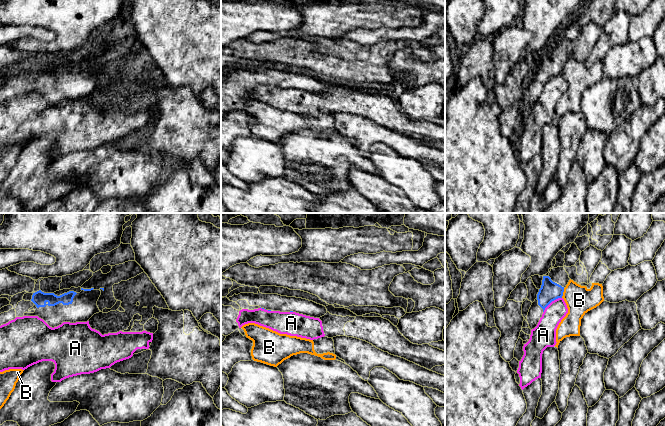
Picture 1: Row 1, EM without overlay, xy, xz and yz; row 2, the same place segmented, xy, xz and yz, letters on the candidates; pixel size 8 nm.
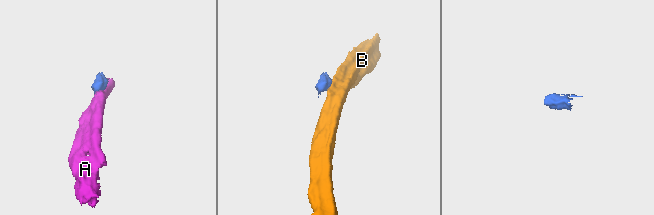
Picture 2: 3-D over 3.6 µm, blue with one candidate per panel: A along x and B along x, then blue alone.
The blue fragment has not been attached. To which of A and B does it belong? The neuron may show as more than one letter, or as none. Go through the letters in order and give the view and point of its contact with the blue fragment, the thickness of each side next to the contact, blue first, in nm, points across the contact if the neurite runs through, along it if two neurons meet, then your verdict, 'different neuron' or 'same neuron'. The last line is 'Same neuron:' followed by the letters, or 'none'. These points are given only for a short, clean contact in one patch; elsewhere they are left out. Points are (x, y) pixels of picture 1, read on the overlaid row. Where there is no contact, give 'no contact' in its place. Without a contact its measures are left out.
A: meets blue in yz at (551, 301); 160 nm thick on the blue side, 170 nm on the other; different neuron
B: meets blue in yz at (562, 293); 160 nm thick on the blue side, 220 nm on the other; border along yz (564, 288), (561, 297); different neuron
Same neuron: none

